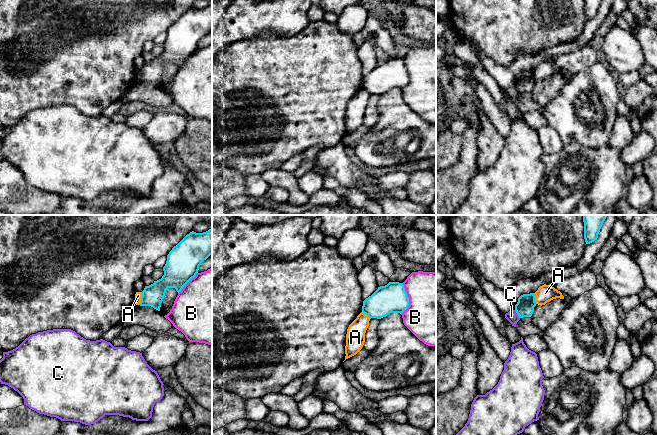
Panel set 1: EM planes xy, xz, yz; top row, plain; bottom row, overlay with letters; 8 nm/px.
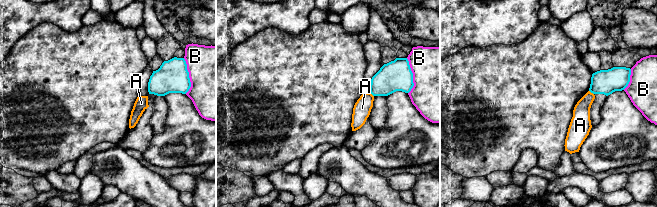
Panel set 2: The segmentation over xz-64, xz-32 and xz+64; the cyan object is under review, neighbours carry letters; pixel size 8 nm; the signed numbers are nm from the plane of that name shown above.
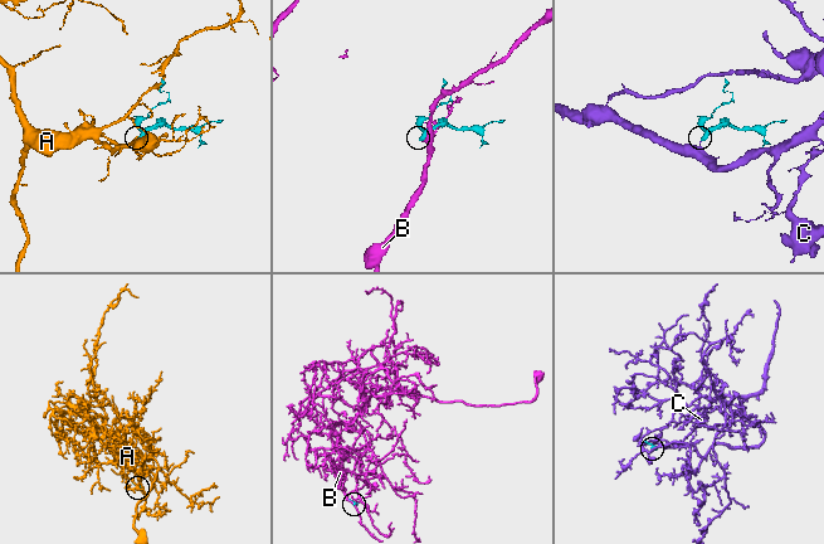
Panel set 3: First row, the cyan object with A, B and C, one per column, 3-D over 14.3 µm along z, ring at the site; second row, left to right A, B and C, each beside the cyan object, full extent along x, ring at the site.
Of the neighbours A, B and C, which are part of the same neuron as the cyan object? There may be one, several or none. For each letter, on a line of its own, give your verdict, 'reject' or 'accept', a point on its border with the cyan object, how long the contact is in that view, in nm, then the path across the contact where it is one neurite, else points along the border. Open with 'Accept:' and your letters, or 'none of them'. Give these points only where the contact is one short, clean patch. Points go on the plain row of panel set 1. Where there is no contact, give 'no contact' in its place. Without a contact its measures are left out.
Accept: none of them
A: reject; contact xy (141, 74); length 110 nm; border xy (142, 68), (138, 80)
B: reject; contact xz (408, 75); length 260 nm
C: reject; contact yz (517, 89); length 80 nm; border yz (514, 86), (519, 94)

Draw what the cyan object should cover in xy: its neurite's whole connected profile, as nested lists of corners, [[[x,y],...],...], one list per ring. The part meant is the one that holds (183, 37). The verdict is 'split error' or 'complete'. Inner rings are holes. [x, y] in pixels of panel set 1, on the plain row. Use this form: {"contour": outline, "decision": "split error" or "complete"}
{"contour": [[[212,4],[203,9],[194,7],[187,10],[167,31],[167,37],[163,43],[164,51],[153,60],[145,62],[142,67],[140,82],[151,82],[160,87],[161,79],[168,64],[175,64],[179,69],[183,63],[196,52],[201,39],[212,30]]], "decision": "complete"}

